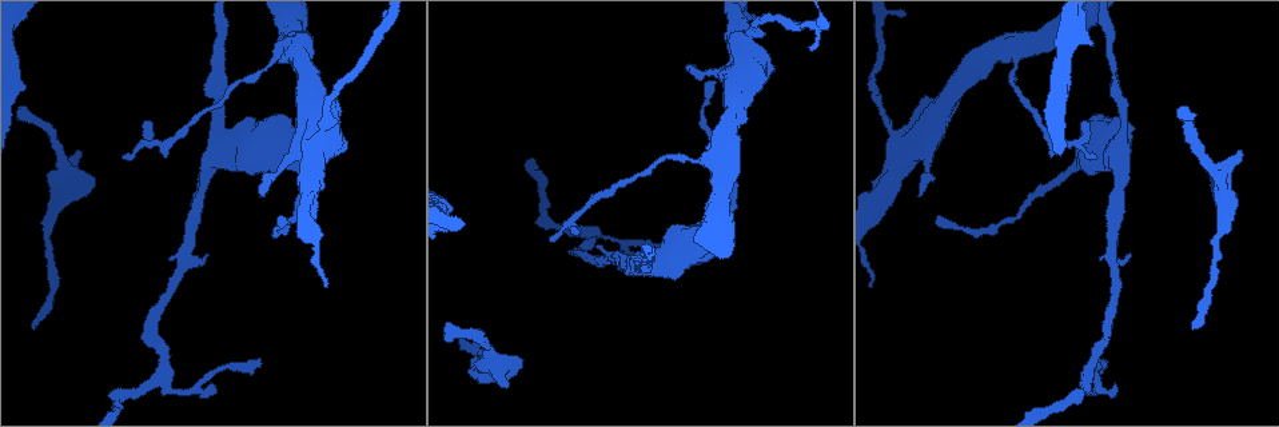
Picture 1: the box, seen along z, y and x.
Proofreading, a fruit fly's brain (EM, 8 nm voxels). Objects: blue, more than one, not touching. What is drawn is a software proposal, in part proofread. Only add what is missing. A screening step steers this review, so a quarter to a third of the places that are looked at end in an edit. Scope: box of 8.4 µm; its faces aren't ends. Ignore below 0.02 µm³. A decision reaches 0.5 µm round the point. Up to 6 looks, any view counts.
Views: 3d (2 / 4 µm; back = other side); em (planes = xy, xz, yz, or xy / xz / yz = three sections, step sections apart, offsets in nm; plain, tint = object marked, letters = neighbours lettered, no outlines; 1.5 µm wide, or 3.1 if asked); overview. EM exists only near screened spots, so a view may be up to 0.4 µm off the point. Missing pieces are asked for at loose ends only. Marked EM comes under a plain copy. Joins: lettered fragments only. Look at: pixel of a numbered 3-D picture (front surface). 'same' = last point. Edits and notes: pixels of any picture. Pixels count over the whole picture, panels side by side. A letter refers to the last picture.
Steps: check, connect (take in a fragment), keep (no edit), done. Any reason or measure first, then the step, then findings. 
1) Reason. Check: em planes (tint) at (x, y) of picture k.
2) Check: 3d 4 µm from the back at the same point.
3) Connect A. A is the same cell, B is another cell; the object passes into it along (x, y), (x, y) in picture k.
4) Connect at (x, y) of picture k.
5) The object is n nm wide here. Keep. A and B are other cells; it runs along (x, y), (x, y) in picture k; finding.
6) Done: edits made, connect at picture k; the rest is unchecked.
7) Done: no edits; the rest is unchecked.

Tapers out. Check: em xy step 4 (tint) at (259, 360) of picture 1.

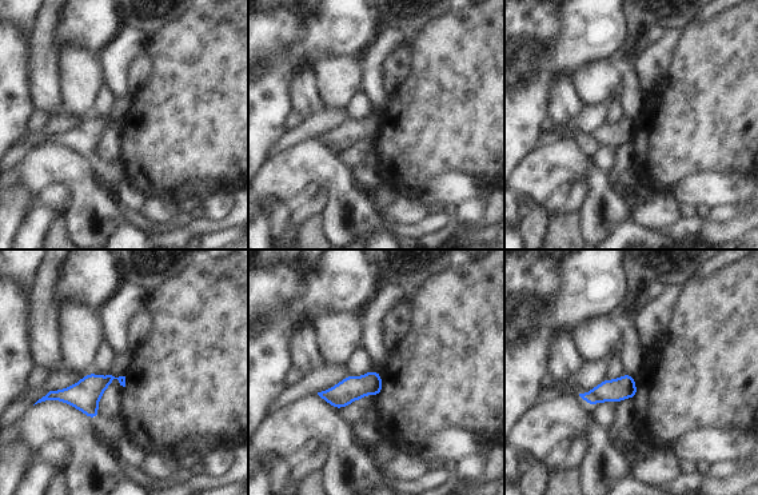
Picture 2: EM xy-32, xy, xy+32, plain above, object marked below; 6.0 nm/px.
Another direction. Check: em planes (letters) at the same point.

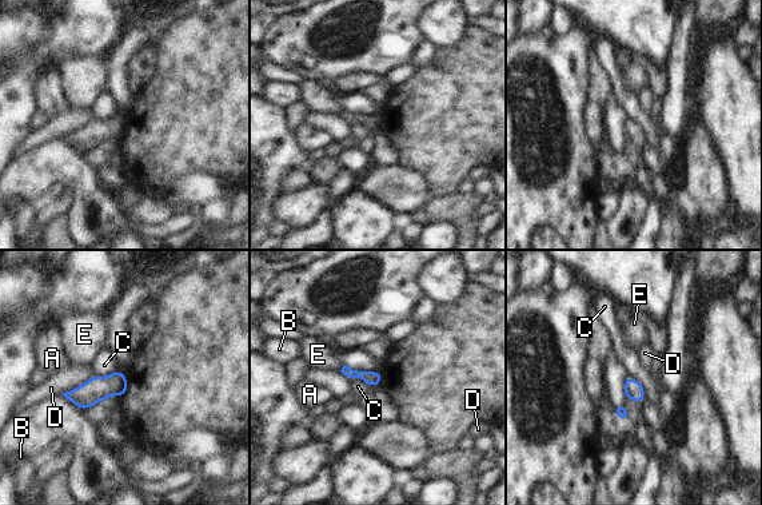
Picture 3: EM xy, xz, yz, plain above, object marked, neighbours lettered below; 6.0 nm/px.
The object is 80 nm wide here. Keep. A, B, C, D and E are other cells; a border runs along (627, 374), (642, 386), (645, 396) in picture 3; no lettered fragment goes on from it.

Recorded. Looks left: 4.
Branch stops here. Check: 3d 4 µm from the back at (551, 242) of picture 1.

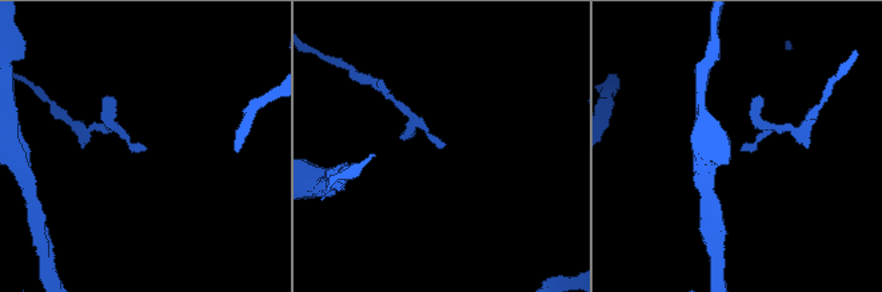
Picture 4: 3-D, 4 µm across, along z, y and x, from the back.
Now the EM. Check: em xz step 8 (letters) at (445, 144) of picture 4.

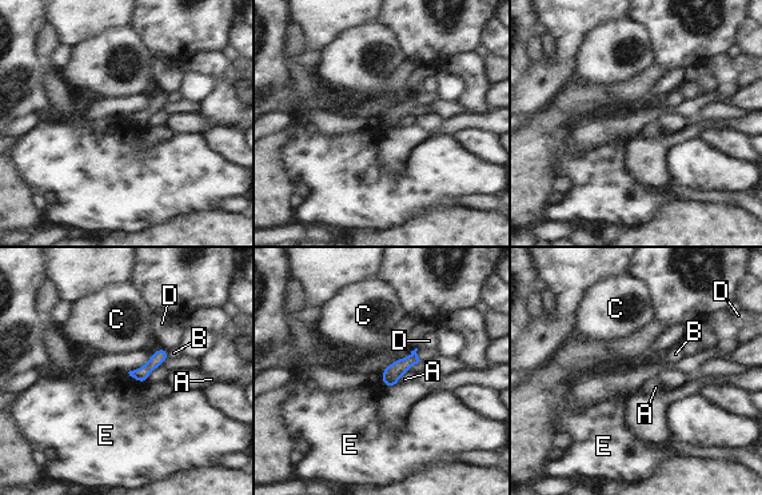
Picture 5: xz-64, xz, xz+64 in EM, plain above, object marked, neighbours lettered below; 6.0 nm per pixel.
The longest contact is with E, 130 nm. Keep. A, B, C, D and E are other cells; a border runs along (128, 372), (139, 382), (147, 382) in picture 5; no lettered fragment goes on from it.

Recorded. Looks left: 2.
Branch stops here. Check: em planes (letters) at (688, 66) of picture 1.

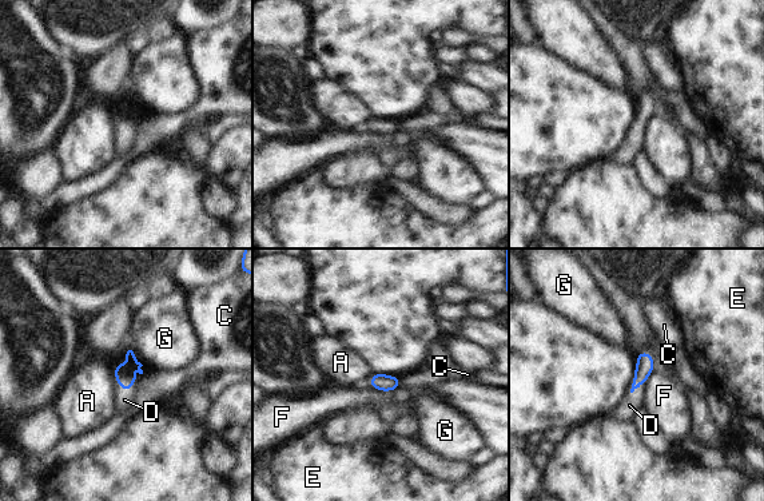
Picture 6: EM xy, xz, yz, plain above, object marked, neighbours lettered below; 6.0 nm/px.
Connect D. D is the same cell, A, C, E, F and G are other cells; the object passes into it along (124, 377), (118, 382), (124, 400) in picture 6; the neuron continues.

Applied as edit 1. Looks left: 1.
Done: edits made, connect at picture 6; the rest is unchecked.

